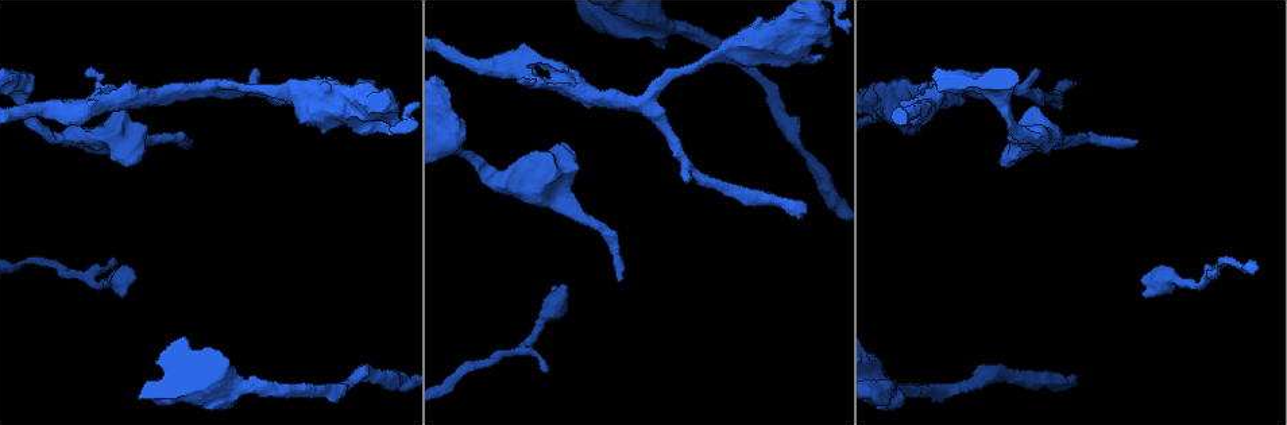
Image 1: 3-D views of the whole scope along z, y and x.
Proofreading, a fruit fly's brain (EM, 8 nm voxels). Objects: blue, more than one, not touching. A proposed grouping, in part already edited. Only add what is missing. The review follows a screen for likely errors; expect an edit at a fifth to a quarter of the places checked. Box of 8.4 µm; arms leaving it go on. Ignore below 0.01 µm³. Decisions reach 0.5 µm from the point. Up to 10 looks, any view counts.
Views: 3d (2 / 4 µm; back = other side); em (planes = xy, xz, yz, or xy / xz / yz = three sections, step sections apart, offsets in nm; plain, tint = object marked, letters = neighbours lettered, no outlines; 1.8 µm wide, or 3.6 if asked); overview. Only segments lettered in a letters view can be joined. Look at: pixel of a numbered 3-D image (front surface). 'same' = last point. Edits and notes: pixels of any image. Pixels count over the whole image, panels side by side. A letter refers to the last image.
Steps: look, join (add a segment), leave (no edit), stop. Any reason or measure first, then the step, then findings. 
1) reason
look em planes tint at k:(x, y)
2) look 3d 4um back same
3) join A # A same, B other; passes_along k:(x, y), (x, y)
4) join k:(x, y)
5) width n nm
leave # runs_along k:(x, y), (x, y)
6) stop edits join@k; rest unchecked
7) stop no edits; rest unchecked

free end
look 3d 2um at 1:(189, 142)

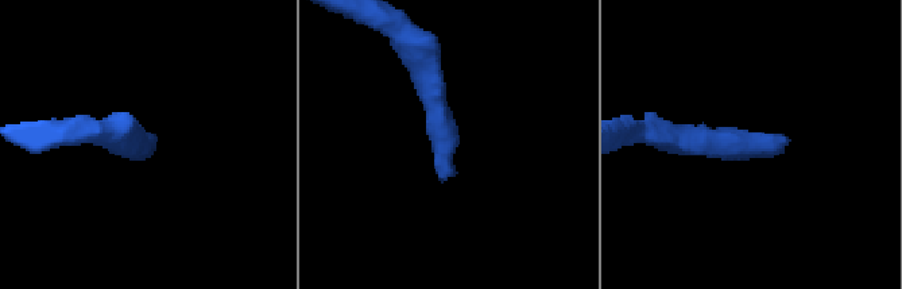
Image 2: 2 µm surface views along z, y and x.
need the tissue
look em xy step 8 tint at 2:(788, 145)

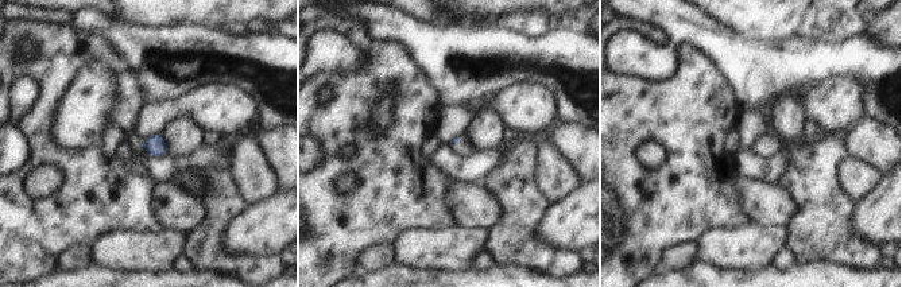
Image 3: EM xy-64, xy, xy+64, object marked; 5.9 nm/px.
cut it another way
look em planes letters same

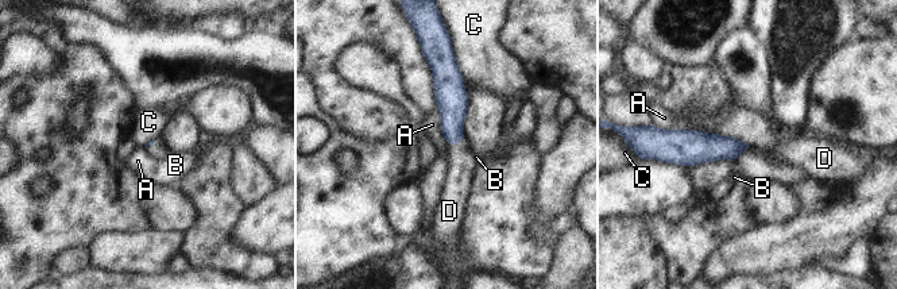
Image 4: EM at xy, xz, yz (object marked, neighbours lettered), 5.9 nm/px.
join 4:(460, 162) # A other, B other, C other, D same; passes_along 4:(452, 101), (456, 143), (460, 162); it goes on there

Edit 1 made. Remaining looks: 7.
branch stops here
look em planes tint at 1:(138, 160)

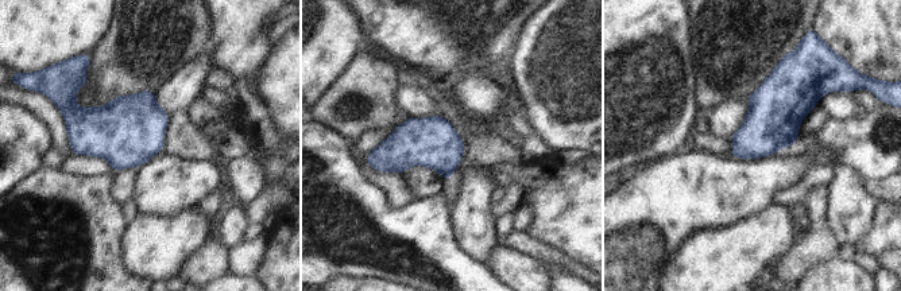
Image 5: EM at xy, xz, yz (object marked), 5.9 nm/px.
see the neighbours
look em planes letters same

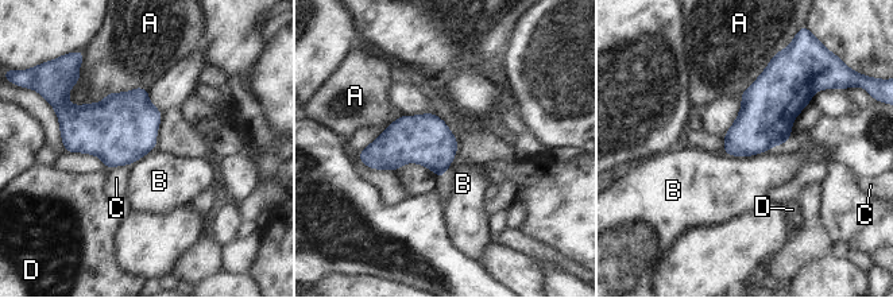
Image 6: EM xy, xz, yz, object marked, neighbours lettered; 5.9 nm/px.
leave # A other, B other, C other, D other; border 6:(788, 140), (749, 155), (723, 153); no lettered segment goes on from it

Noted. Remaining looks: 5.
look em xz step 16 letters at 1:(824, 57)

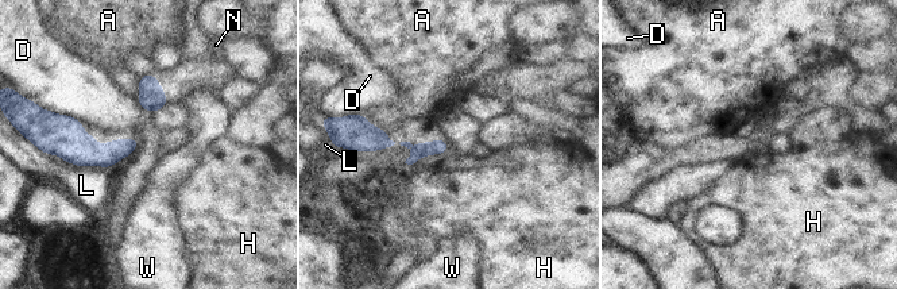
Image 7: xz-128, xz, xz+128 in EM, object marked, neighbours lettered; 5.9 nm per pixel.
leave # A other, D other, H other, L other, N other, W other; border 7:(62, 114), (72, 115), (78, 122); none of them fits

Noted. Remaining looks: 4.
free end
look em planes letters at 1:(1068, 87)

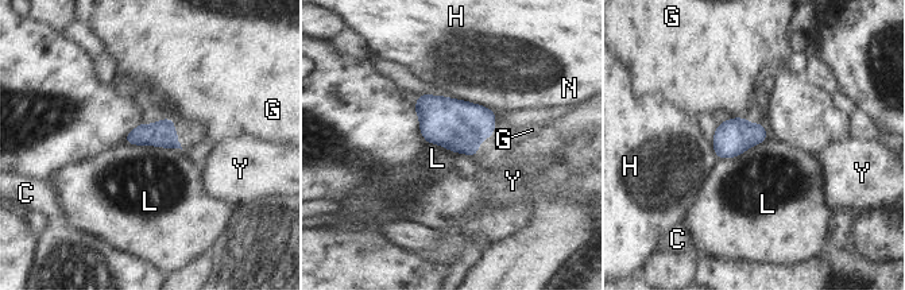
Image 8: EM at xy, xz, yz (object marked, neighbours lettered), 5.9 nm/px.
width 150 nm
leave # C other, G other, H other, L other, N other, Y other; border 8:(123, 140), (181, 150); none of them fits

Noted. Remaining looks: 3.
an open end
look 3d 2um at 1:(257, 72)

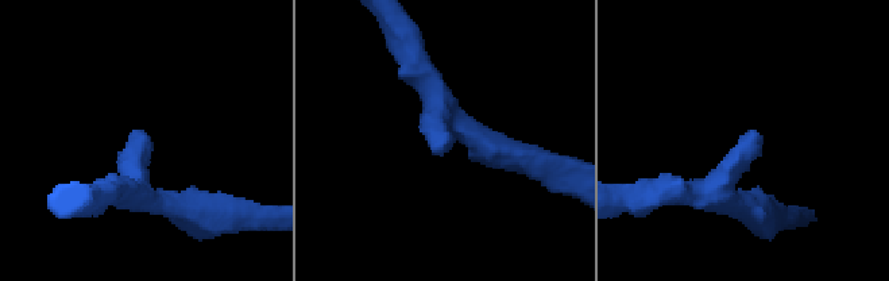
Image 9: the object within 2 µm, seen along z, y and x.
arm_widths 220, 220 nm; now the EM
look em planes letters at 9:(446, 146)

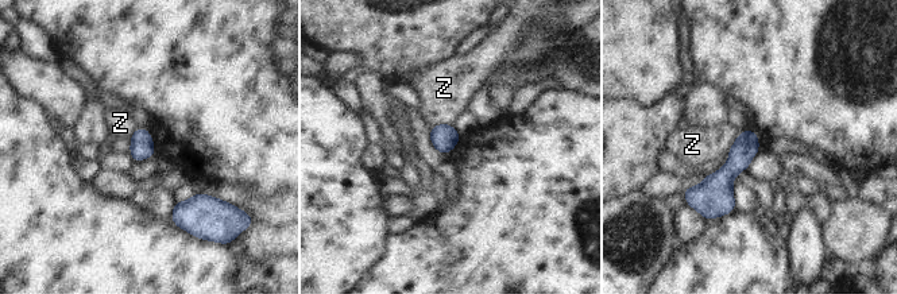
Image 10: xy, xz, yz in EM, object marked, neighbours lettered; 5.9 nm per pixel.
leave # Z other; border 10:(451, 123), (435, 124), (430, 128); no lettered segment goes on from it

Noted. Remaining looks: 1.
stop edits join@4; rest unchecked

